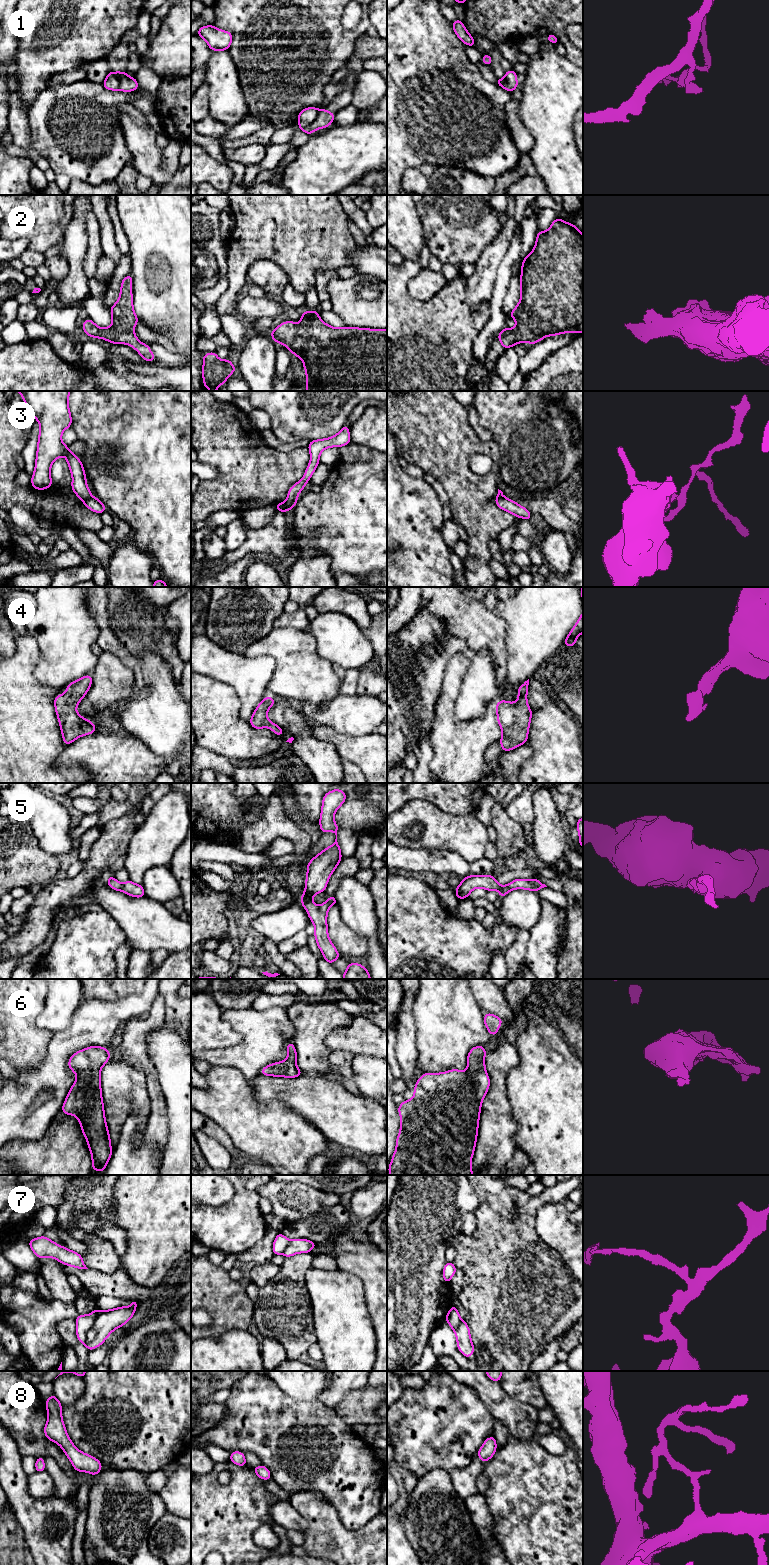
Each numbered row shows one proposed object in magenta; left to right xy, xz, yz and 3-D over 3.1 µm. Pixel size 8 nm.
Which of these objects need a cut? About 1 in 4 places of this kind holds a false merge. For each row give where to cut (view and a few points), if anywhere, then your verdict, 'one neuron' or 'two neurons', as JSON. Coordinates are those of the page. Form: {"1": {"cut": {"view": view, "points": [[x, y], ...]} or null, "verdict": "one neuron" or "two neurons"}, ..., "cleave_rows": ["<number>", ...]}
{"1": {"cut": {"view": "xz", "points": [[319, 110], [316, 117], [309, 124], [301, 128]]}, "verdict": "two neurons"}, "2": {"cut": null, "verdict": "one neuron"}, "3": {"cut": {"view": "xz", "points": [[284, 503], [284, 508], [281, 511]]}, "verdict": "two neurons"}, "4": {"cut": null, "verdict": "one neuron"}, "5": {"cut": null, "verdict": "one neuron"}, "6": {"cut": null, "verdict": "one neuron"}, "7": {"cut": {"view": "xy", "points": [[100, 1311], [88, 1331], [84, 1343]]}, "verdict": "two neurons"}, "8": {"cut": null, "verdict": "one neuron"}, "cleave_rows": ["1", "3", "7"]}

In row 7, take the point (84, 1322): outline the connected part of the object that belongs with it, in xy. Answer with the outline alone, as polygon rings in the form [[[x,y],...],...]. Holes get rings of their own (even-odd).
[[[94,1308],[94,1311],[91,1314],[88,1315],[78,1315],[76,1319],[77,1323],[77,1339],[80,1343],[85,1343],[87,1338],[87,1333],[91,1329],[98,1313],[100,1311]]]

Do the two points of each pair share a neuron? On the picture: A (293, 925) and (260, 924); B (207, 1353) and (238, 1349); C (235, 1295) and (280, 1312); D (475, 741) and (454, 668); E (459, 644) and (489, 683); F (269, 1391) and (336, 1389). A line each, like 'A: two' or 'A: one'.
A: one
B: one
C: two
D: one
E: two
F: two

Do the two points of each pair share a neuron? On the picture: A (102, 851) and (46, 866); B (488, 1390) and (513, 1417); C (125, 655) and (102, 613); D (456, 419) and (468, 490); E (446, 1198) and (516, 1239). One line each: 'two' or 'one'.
A: two
B: one
C: one
D: one
E: two

